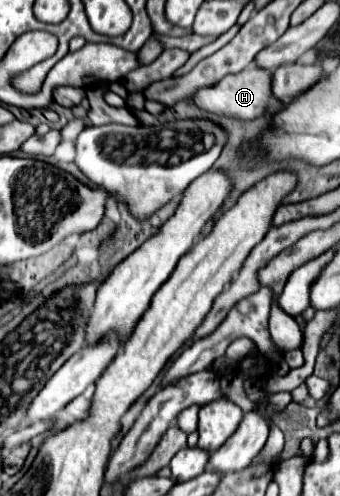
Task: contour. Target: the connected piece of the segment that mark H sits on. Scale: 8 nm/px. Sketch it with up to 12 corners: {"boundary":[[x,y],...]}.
{"boundary":[[250,65],[188,99],[210,115],[264,115],[270,71]]}

